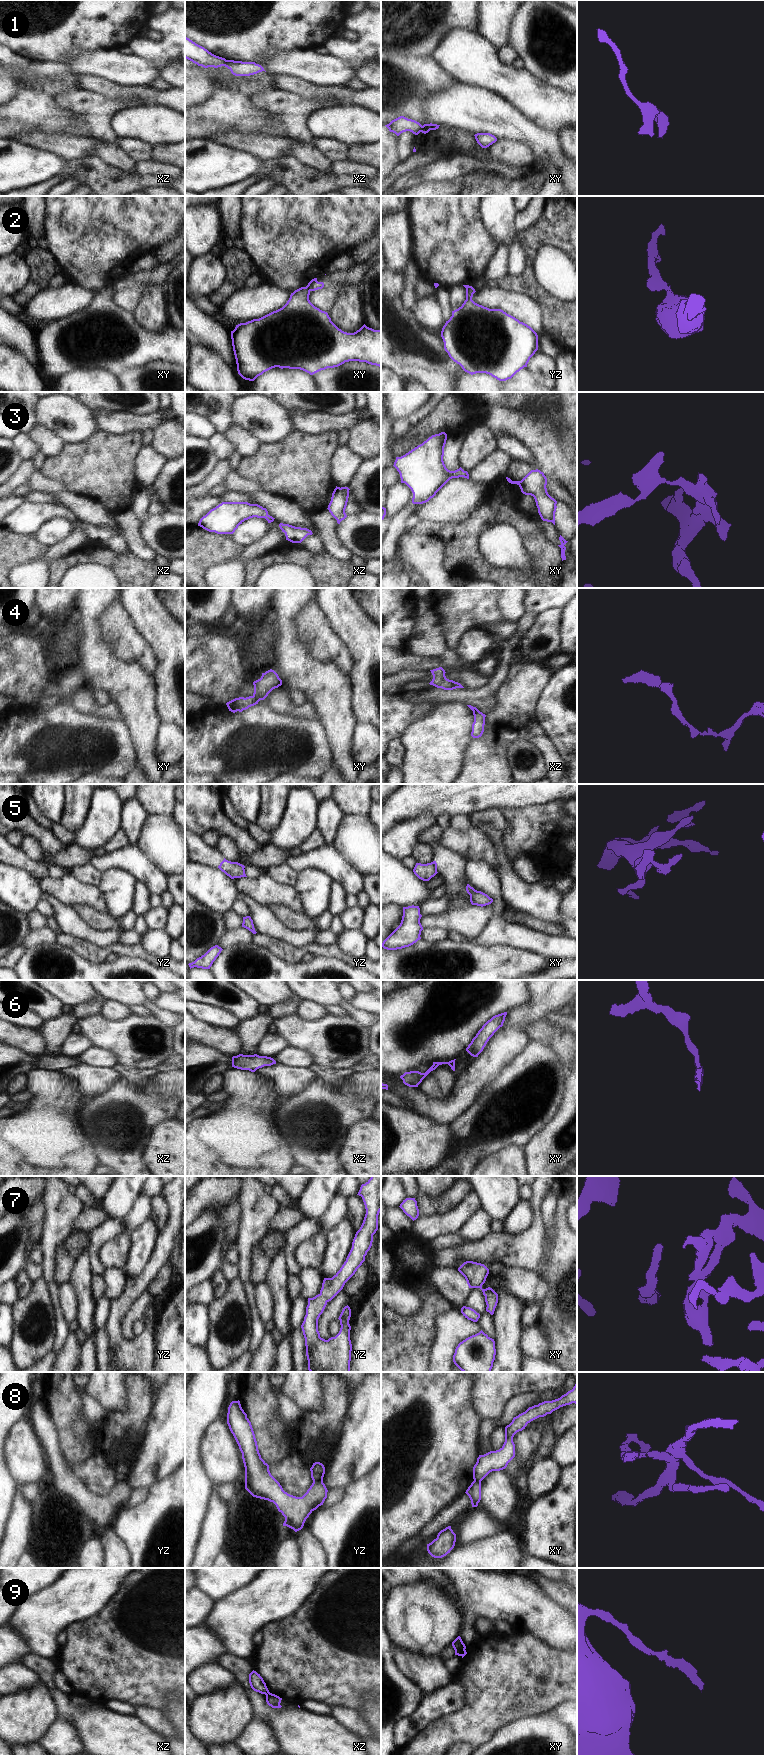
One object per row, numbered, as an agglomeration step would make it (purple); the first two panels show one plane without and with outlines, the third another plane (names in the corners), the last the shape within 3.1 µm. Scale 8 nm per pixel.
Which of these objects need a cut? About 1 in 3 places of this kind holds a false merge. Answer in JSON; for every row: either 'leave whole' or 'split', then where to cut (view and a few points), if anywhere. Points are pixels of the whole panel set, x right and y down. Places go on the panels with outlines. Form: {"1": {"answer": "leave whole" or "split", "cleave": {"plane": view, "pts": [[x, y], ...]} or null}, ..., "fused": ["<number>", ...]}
{"1": {"answer": "split", "cleave": {"plane": "xz", "pts": [[227, 60], [223, 65]]}}, "2": {"answer": "split", "cleave": {"plane": "xy", "pts": [[306, 286], [310, 290]]}}, "3": {"answer": "leave whole", "cleave": null}, "4": {"answer": "leave whole", "cleave": null}, "5": {"answer": "leave whole", "cleave": null}, "6": {"answer": "leave whole", "cleave": null}, "7": {"answer": "leave whole", "cleave": null}, "8": {"answer": "split", "cleave": {"plane": "yz", "pts": [[313, 1480], [322, 1481]]}}, "9": {"answer": "split", "cleave": {"plane": "xz", "pts": [[268, 1691], [265, 1694]]}}, "fused": ["1", "2", "8", "9"]}

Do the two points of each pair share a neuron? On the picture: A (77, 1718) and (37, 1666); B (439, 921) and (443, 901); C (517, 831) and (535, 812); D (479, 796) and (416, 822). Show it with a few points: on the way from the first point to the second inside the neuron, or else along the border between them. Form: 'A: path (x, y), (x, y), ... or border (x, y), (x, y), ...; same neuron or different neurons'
A: path (64, 1705), (54, 1693), (47, 1679); same neuron
B: border (448, 908), (439, 913), (424, 914), (422, 916); different neurons
C: path (522, 826), (531, 817); same neuron
D: border (435, 816), (429, 811), (423, 811), (410, 818); different neurons

